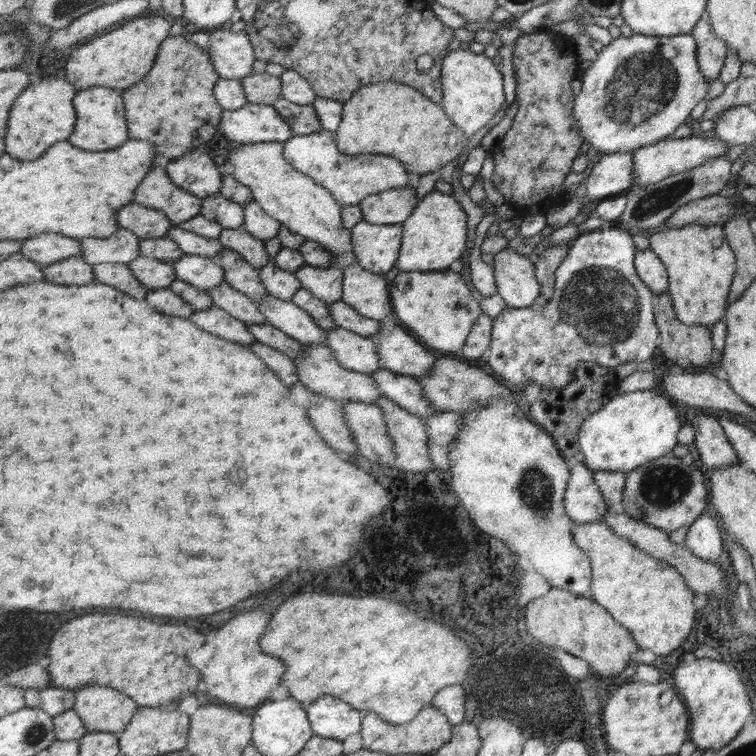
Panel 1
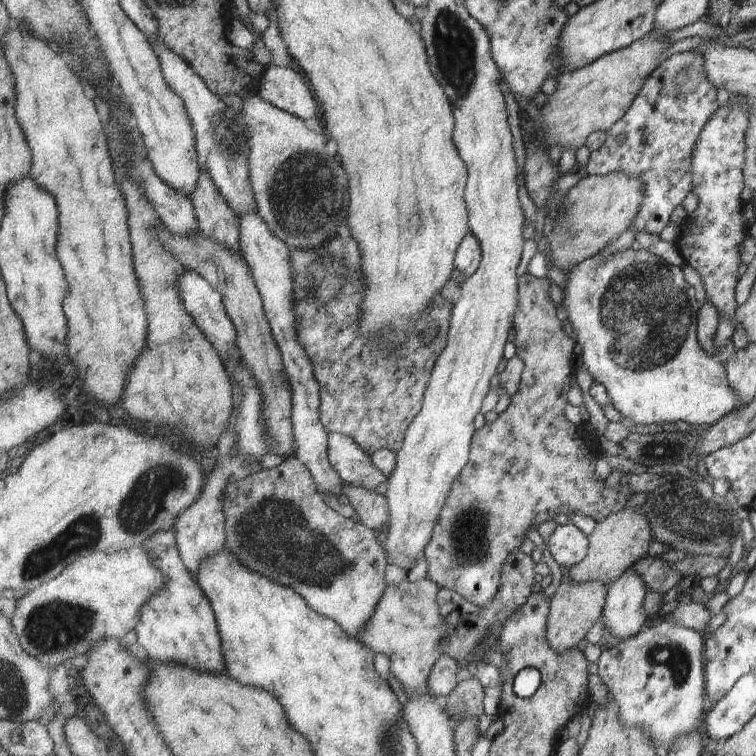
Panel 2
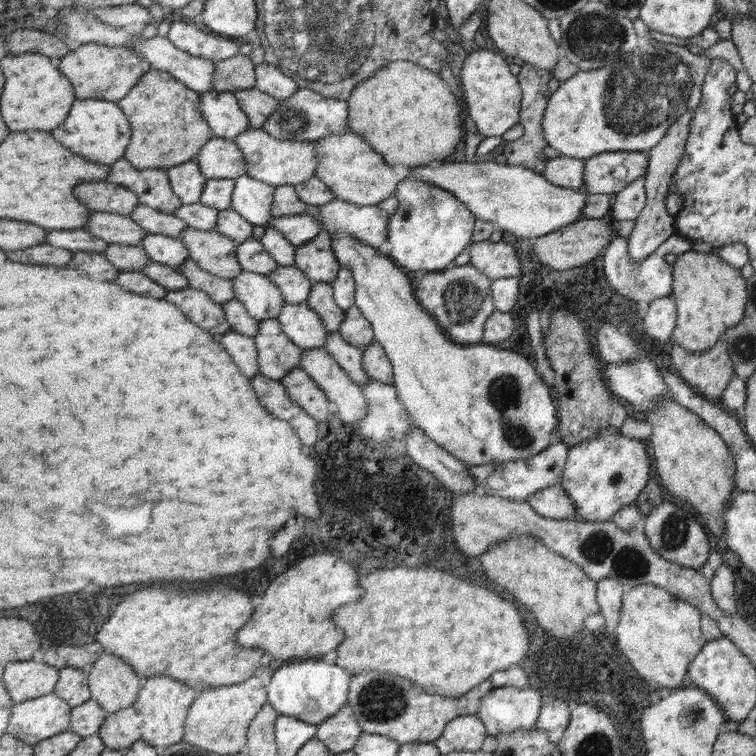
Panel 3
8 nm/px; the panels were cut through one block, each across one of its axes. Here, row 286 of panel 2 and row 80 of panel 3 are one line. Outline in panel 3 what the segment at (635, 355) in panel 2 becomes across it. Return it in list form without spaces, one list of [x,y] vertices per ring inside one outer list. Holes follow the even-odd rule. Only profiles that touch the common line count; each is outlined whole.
[[[640,43],[635,50],[621,54],[613,64],[601,70],[579,71],[552,93],[543,120],[544,136],[549,146],[561,155],[586,160],[602,152],[648,152],[668,132],[669,126],[686,111],[691,90],[688,68],[677,54],[667,52],[662,43]]]

